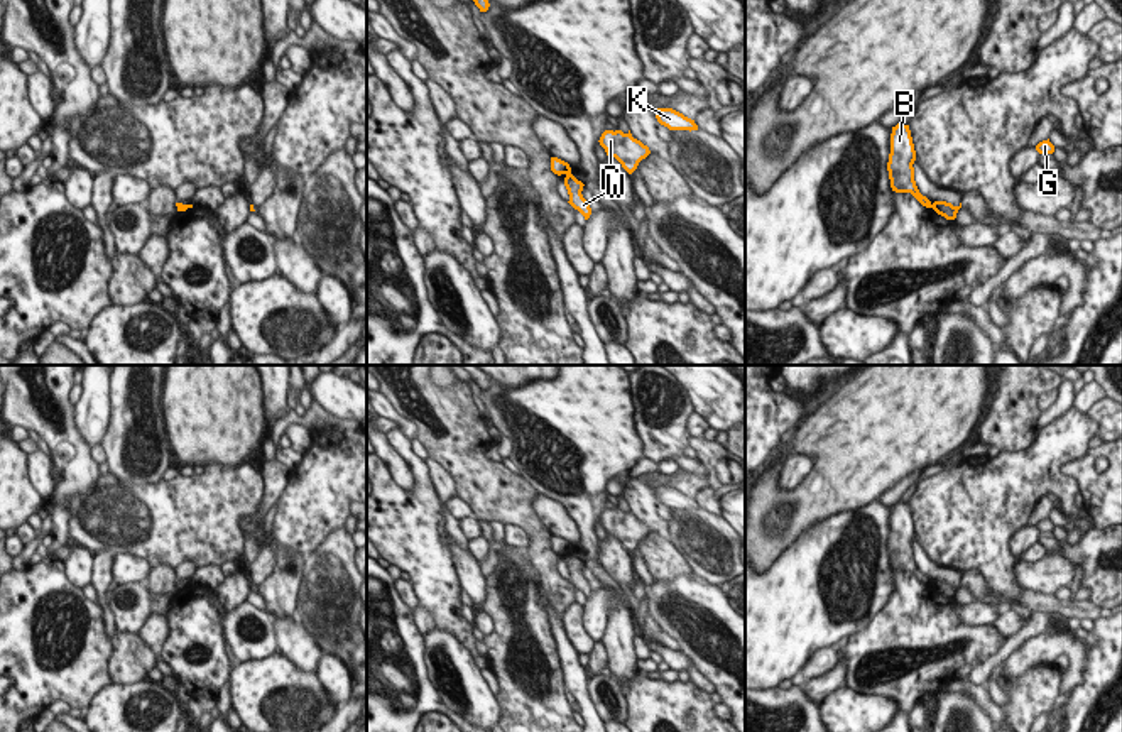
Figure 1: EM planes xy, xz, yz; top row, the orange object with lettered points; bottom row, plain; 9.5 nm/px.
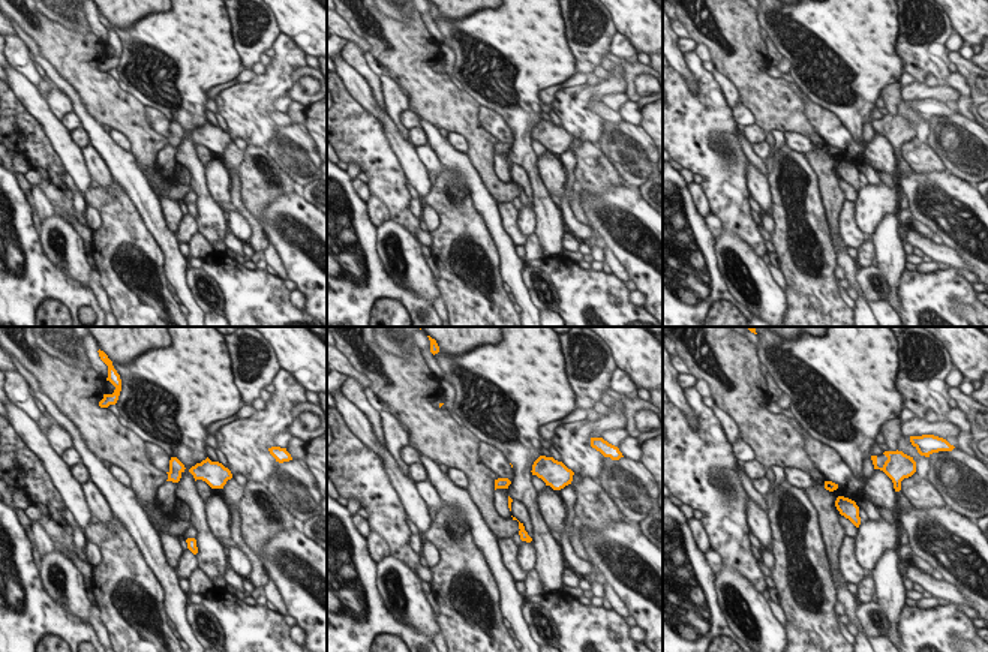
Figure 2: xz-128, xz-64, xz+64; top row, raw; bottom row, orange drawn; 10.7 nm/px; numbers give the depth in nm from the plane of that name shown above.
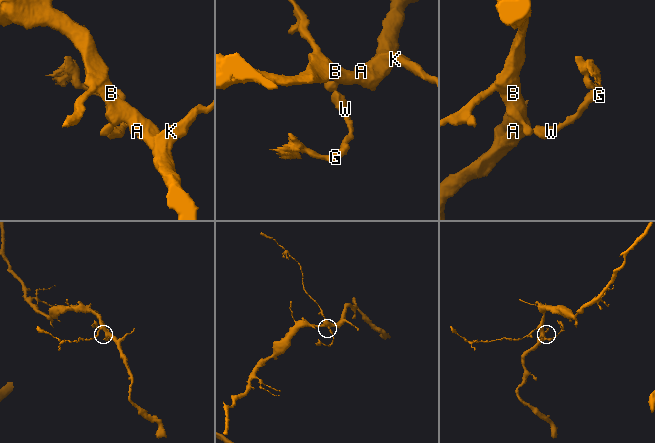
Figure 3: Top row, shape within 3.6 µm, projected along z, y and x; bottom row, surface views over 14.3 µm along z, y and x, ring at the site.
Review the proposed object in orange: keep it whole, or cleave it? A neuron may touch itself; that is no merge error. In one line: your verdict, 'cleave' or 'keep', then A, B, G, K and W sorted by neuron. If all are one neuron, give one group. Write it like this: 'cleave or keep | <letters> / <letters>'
cleave | A B K / G W

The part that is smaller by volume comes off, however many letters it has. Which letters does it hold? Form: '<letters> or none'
G, W

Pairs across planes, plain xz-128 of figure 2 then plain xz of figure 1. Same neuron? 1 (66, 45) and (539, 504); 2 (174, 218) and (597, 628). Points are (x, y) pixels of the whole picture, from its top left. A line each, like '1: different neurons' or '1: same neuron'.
1: different neurons
2: different neurons

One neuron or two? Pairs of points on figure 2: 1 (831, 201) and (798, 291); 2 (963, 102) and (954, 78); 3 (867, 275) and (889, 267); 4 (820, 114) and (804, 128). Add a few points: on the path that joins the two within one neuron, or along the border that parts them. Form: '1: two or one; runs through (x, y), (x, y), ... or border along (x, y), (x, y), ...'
1: two; border along (817, 180), (831, 245), (835, 249)
2: one; runs through (963, 96), (960, 84)
3: two; border along (876, 267), (888, 287), (888, 300)
4: two; border along (808, 99), (804, 116), (817, 134)

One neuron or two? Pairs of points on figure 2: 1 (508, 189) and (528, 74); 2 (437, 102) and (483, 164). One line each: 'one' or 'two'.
1: two
2: one

